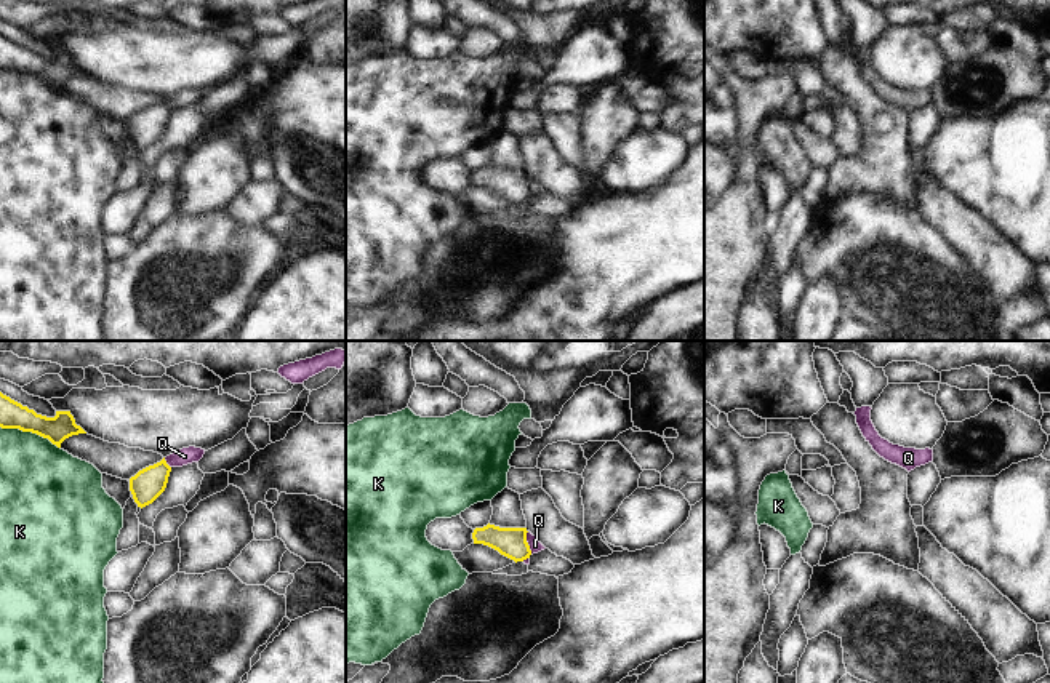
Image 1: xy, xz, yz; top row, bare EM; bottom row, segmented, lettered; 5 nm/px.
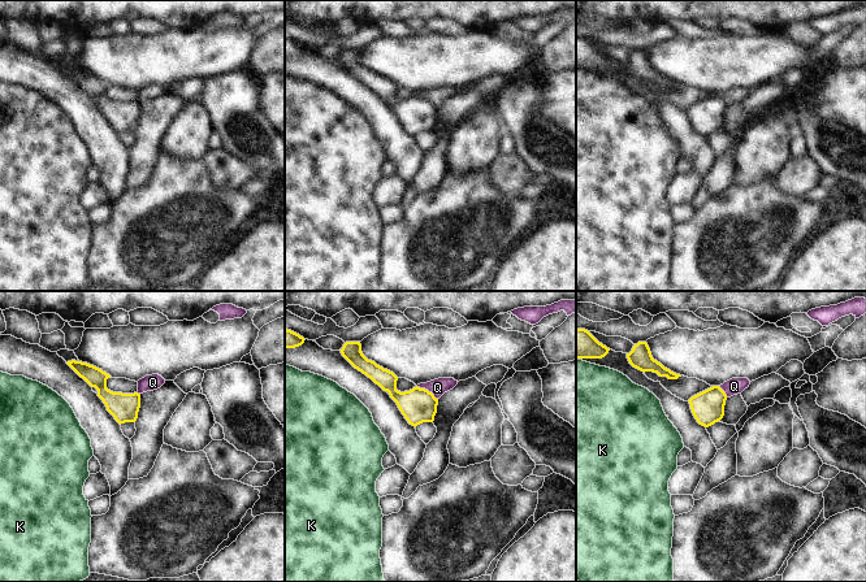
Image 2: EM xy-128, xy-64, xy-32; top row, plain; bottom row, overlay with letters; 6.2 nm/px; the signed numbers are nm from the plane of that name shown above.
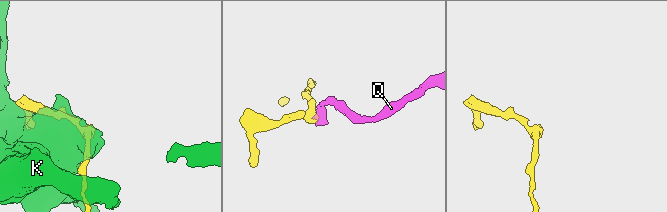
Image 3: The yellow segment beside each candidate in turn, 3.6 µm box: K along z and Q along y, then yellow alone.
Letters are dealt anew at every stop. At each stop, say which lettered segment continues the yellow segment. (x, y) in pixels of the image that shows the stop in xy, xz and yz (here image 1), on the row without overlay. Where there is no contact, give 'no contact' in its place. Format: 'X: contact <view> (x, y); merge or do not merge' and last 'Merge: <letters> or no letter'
K: contact xy (31, 72); do not merge
Q: contact xz (527, 184); do not merge
Merge: no letter

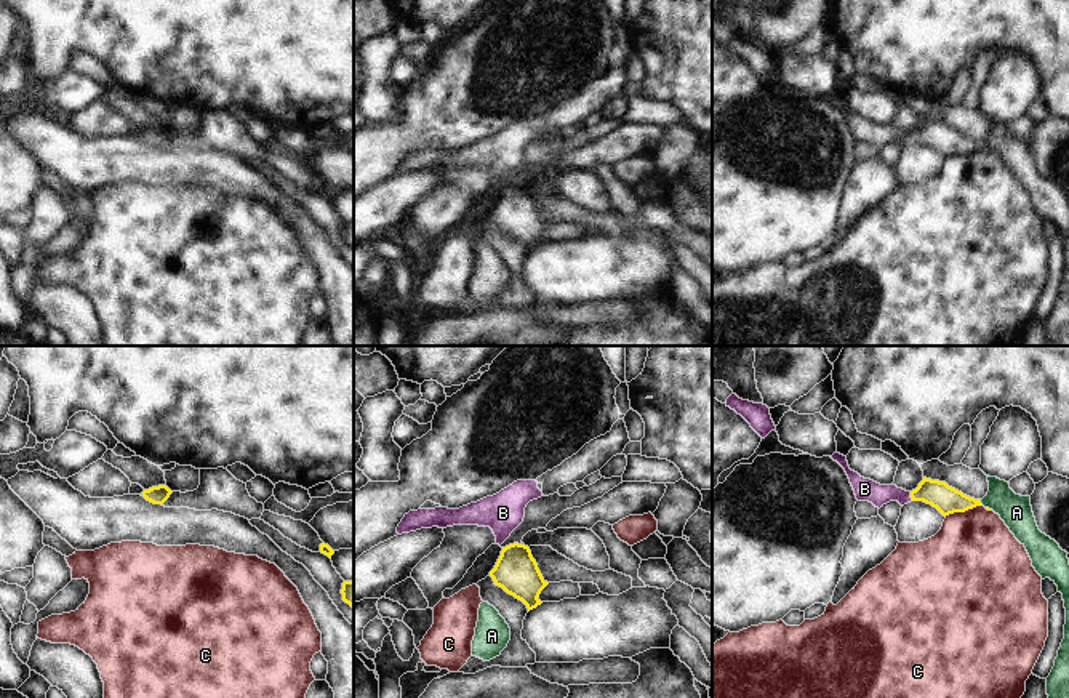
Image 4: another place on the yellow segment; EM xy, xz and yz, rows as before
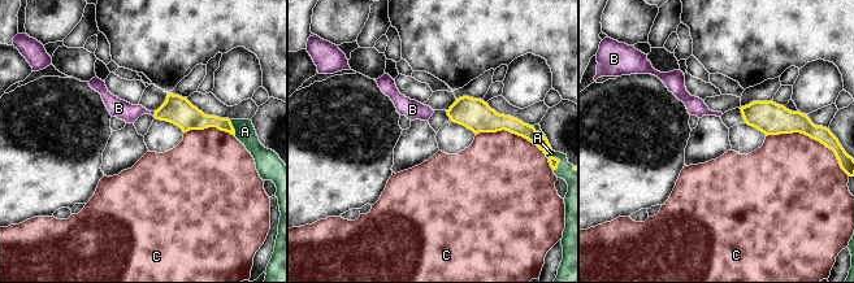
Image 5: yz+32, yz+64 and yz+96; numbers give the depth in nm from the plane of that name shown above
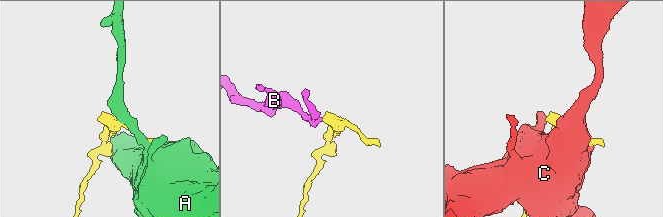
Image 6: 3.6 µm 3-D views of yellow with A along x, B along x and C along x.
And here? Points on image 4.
A: contact yz (980, 144); do not merge
B: contact yz (911, 138); merge
C: contact yz (962, 152); do not merge
Merge: B

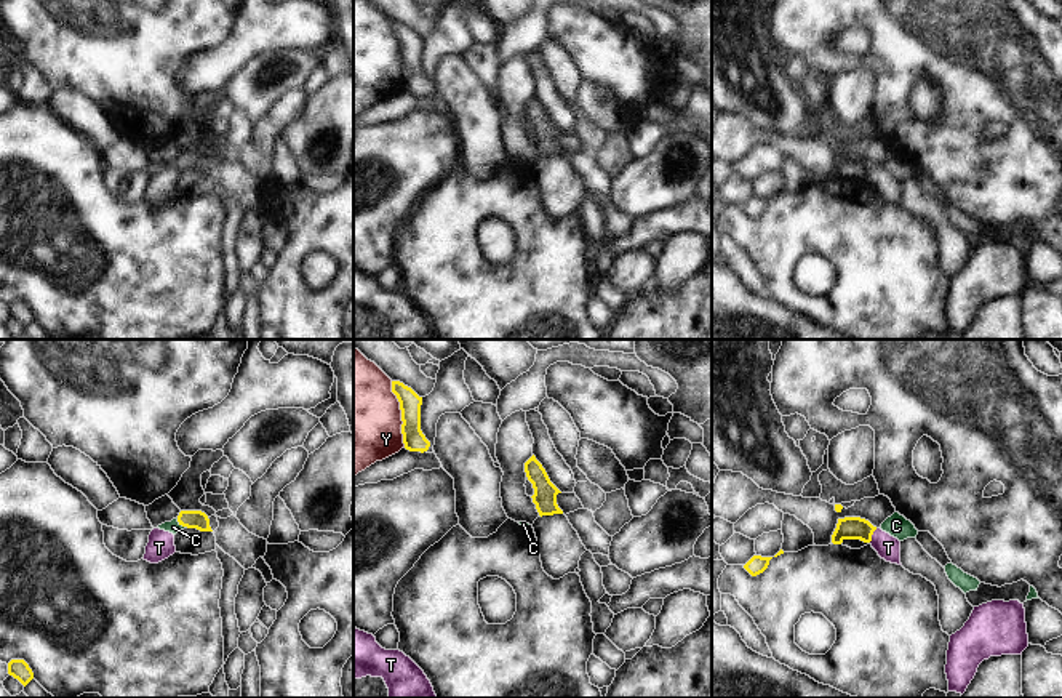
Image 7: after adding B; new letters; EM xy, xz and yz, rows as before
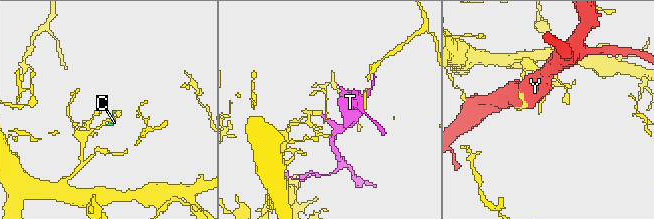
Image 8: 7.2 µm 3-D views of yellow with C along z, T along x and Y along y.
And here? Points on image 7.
C: contact xy (181, 165); merge
T: contact yz (872, 175); do not merge
Y: contact xz (402, 56); do not merge
Merge: C

